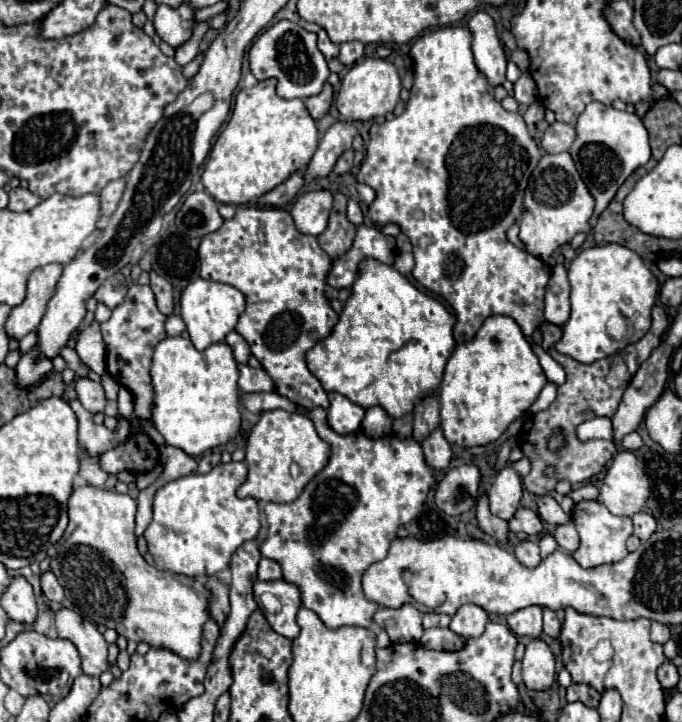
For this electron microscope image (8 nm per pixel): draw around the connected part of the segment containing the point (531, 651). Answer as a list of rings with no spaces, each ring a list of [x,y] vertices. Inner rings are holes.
[[[530,640],[522,658],[522,680],[528,690],[548,690],[556,680],[554,654],[542,640]]]

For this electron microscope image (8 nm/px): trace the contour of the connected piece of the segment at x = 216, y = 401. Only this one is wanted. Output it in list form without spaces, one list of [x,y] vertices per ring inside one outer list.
[[[166,338],[154,348],[150,374],[156,392],[152,422],[166,444],[182,448],[190,456],[200,456],[206,450],[228,444],[240,432],[238,364],[226,342],[212,344],[200,352],[188,338]]]

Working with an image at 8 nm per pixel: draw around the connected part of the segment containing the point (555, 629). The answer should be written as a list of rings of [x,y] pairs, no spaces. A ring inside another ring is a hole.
[[[548,608],[544,610],[544,634],[552,636],[552,638],[556,638],[560,634],[560,622],[558,622],[554,610],[548,610]]]

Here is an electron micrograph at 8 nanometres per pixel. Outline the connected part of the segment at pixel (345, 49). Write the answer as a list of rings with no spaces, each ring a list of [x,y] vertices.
[[[342,42],[342,44],[340,44],[338,60],[340,60],[344,66],[356,64],[362,56],[364,56],[364,44],[362,44],[362,42]]]

